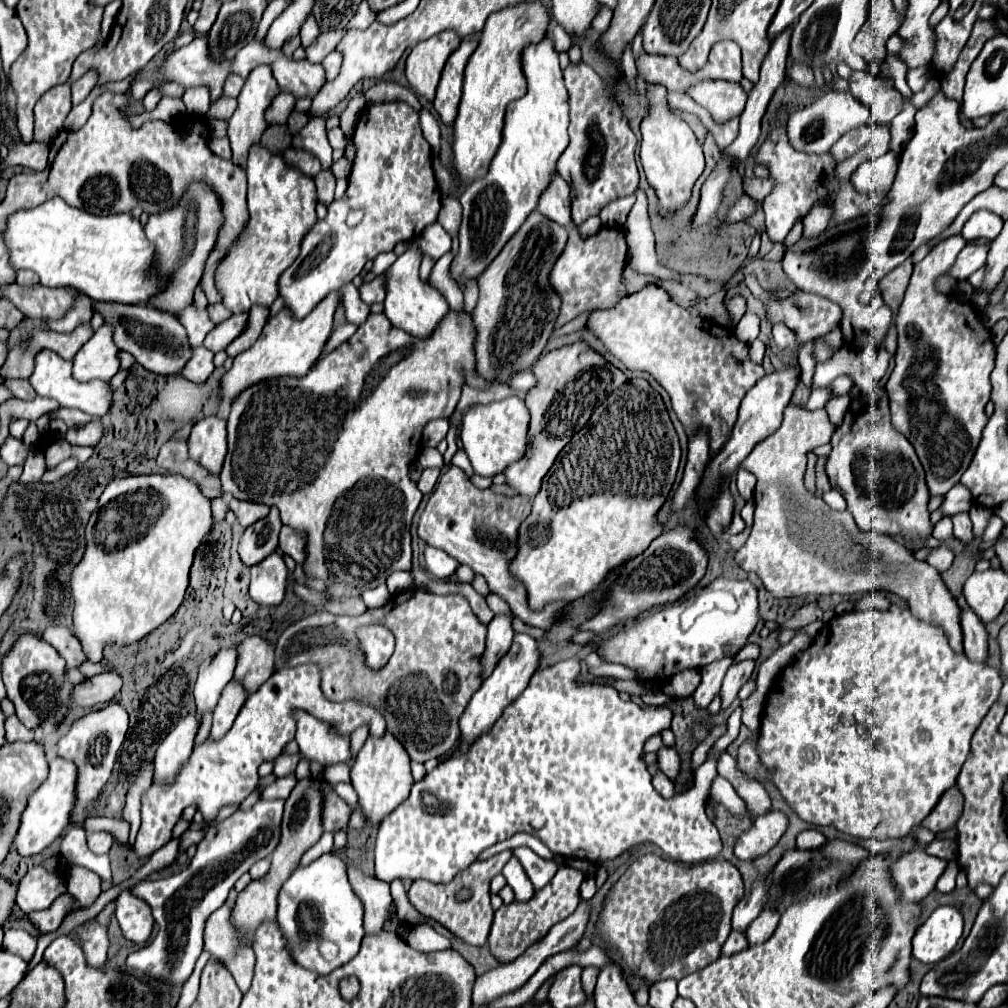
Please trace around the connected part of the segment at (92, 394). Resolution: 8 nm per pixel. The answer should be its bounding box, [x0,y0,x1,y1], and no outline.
[28,350,110,416]

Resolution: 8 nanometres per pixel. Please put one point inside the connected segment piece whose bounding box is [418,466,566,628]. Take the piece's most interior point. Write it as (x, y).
(477, 527)

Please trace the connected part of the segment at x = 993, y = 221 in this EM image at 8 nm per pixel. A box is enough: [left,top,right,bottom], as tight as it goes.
[962,210,1004,241]

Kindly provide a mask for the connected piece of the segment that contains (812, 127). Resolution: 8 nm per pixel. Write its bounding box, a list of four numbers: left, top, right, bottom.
[786,90,872,154]

